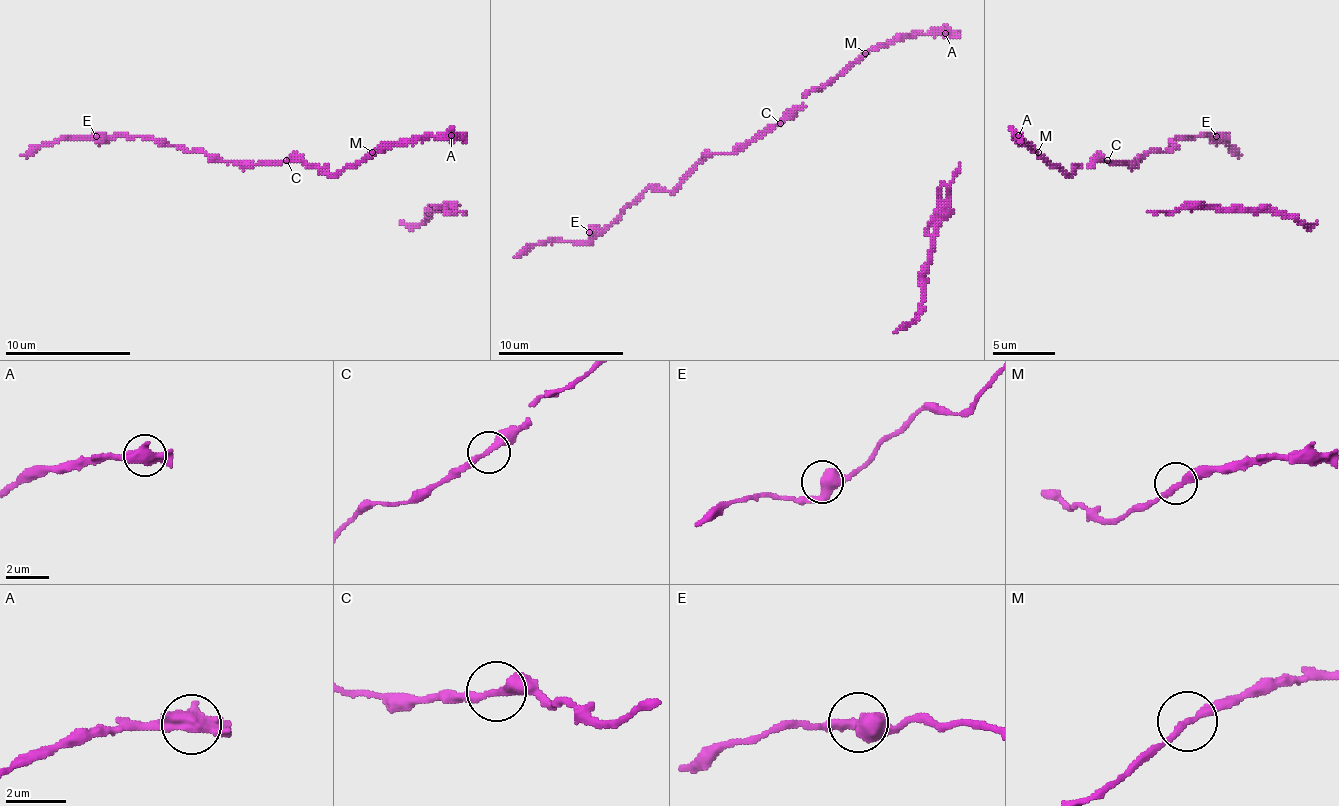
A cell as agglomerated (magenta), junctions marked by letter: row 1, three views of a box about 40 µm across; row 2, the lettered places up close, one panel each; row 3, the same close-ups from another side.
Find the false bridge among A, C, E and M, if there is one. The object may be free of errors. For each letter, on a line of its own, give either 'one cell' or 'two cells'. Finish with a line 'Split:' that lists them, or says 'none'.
A: two cells
C: one cell
E: one cell
M: one cell
Split: A

